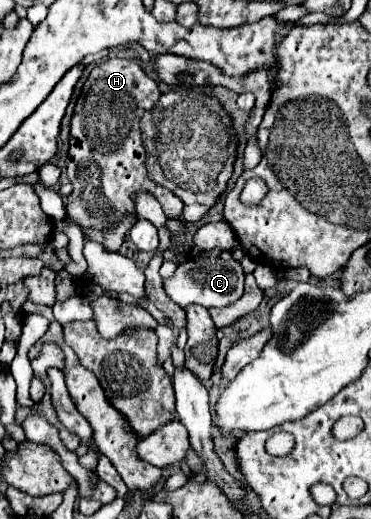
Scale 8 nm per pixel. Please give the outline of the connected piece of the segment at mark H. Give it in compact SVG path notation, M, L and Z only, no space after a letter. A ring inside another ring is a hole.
M110 57L90 71L90 75L82 87L82 93L78 97L78 103L76 103L76 109L72 115L72 123L70 123L70 155L66 161L66 169L68 169L68 179L74 187L74 191L66 203L66 221L68 223L78 225L82 231L104 233L110 227L114 227L114 223L118 223L118 219L122 219L122 215L136 217L134 195L138 191L146 191L146 193L154 195L160 201L166 217L174 219L174 217L182 215L184 203L170 189L164 189L164 187L148 181L148 177L146 177L146 167L144 167L146 149L142 143L140 119L146 111L154 109L158 97L160 97L158 83L154 79L150 79L142 71L142 67L132 59Z

